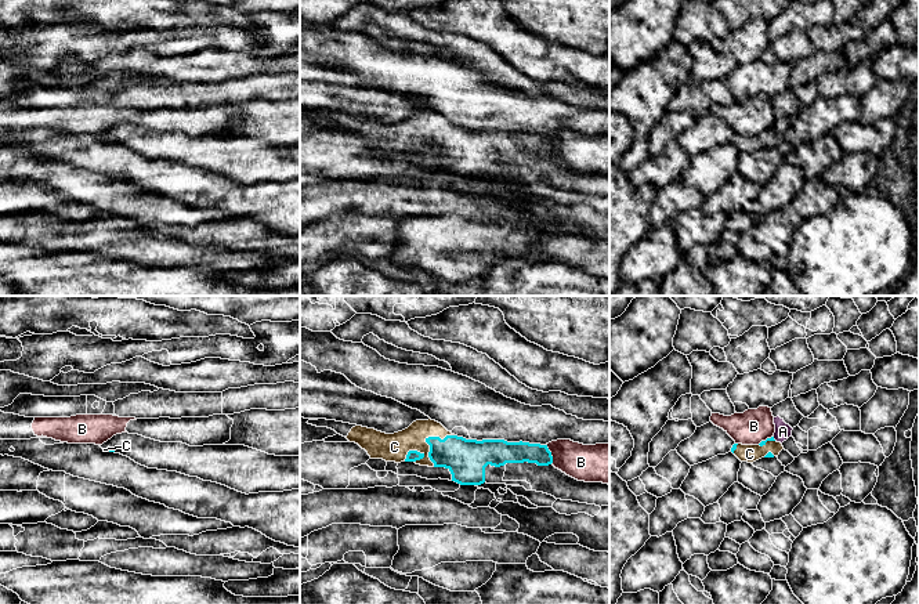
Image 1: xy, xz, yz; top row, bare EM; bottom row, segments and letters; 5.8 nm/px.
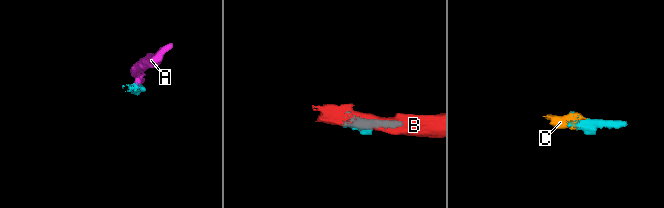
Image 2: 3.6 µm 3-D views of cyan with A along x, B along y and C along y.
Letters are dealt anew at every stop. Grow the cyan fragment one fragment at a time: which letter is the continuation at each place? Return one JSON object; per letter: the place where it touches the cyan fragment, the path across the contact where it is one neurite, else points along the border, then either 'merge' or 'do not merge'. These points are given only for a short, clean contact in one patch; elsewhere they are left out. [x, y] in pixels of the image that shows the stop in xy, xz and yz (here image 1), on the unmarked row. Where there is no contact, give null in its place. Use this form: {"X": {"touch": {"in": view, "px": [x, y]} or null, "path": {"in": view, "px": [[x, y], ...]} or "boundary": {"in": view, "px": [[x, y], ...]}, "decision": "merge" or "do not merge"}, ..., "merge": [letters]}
{"A": {"touch": {"in": "yz", "px": [773, 129]}, "boundary": {"in": "yz", "px": [[773, 127], [775, 130]]}, "decision": "do not merge"}, "B": {"touch": {"in": "xz", "px": [550, 144]}, "decision": "do not merge"}, "C": {"touch": {"in": "xz", "px": [426, 130]}, "path": {"in": "xz", "px": [[465, 148], [434, 137], [426, 130], [394, 137]]}, "decision": "merge"}, "merge": ["C"]}

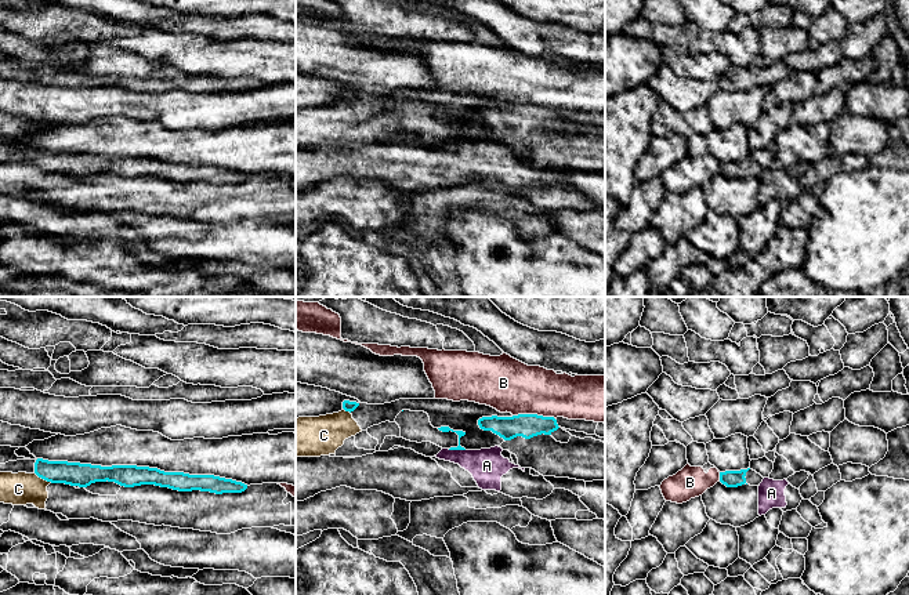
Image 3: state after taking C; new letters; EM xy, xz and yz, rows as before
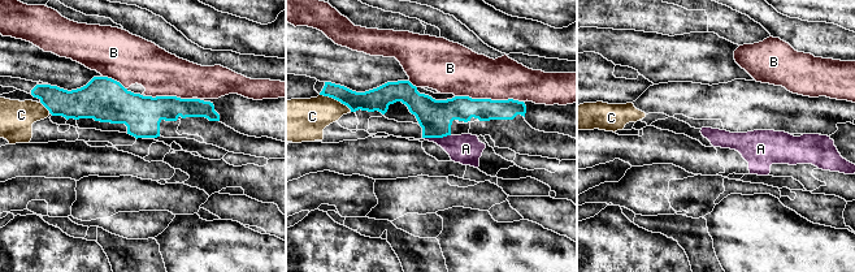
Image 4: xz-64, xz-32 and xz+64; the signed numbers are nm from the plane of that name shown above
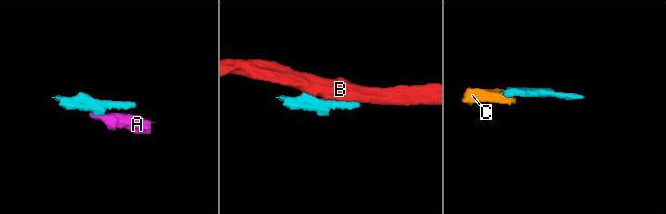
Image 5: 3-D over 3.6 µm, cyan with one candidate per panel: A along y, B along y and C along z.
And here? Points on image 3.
{"A": {"touch": {"in": "xz", "px": [456, 140]}, "boundary": {"in": "xz", "px": [[448, 140], [464, 141]]}, "decision": "do not merge"}, "B": {"touch": {"in": "xz", "px": [533, 105]}, "decision": "do not merge"}, "C": {"touch": {"in": "xy", "px": [43, 169]}, "boundary": {"in": "xy", "px": [[35, 163], [51, 173]]}, "decision": "do not merge"}, "merge": []}

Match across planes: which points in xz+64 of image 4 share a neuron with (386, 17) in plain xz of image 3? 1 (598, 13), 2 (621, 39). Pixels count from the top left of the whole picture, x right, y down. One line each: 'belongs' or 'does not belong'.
1: belongs
2: does not belong

